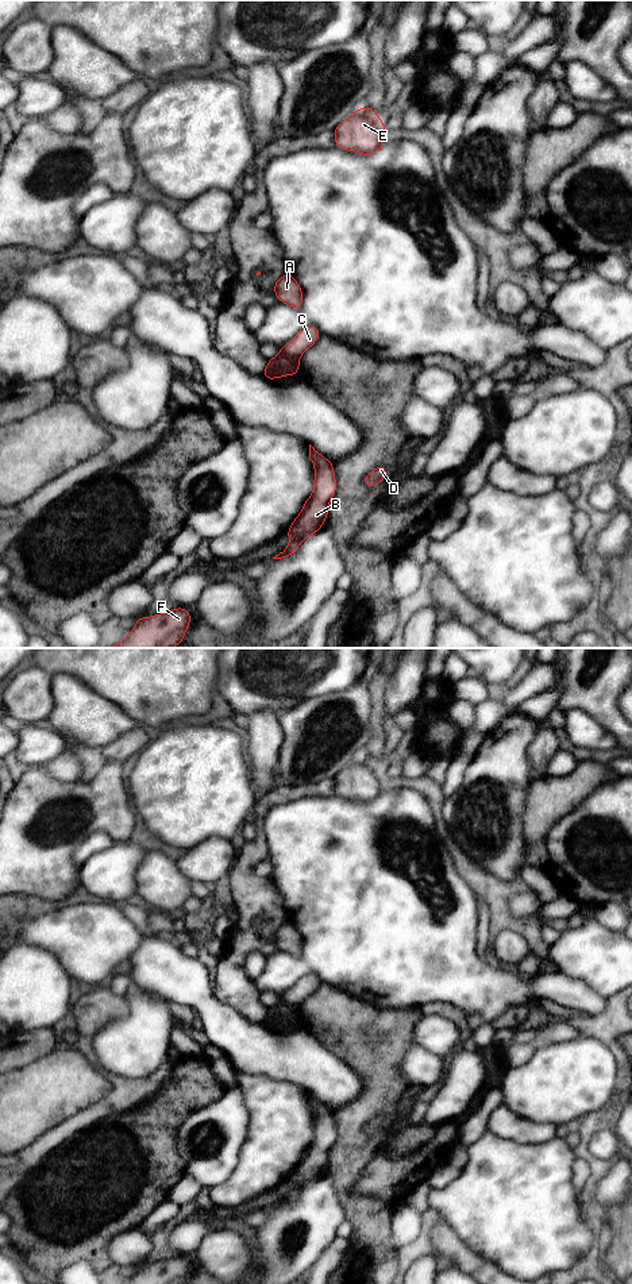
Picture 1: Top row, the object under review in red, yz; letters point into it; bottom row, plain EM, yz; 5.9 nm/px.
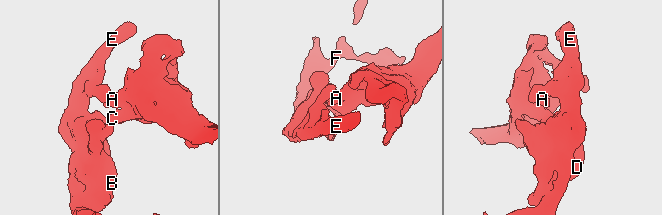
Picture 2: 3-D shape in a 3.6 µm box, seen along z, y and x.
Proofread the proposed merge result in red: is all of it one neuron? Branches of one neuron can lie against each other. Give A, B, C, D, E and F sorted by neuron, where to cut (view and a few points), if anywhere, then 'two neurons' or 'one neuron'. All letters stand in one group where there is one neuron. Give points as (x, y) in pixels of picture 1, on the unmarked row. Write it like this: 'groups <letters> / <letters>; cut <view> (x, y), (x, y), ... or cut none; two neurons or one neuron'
groups A C / B D E F; cut yz (280, 998), (299, 1007); two neurons

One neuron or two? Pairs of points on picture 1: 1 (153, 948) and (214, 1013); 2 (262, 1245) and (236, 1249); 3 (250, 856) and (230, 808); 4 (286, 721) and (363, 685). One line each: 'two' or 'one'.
1: one
2: two
3: two
4: one

